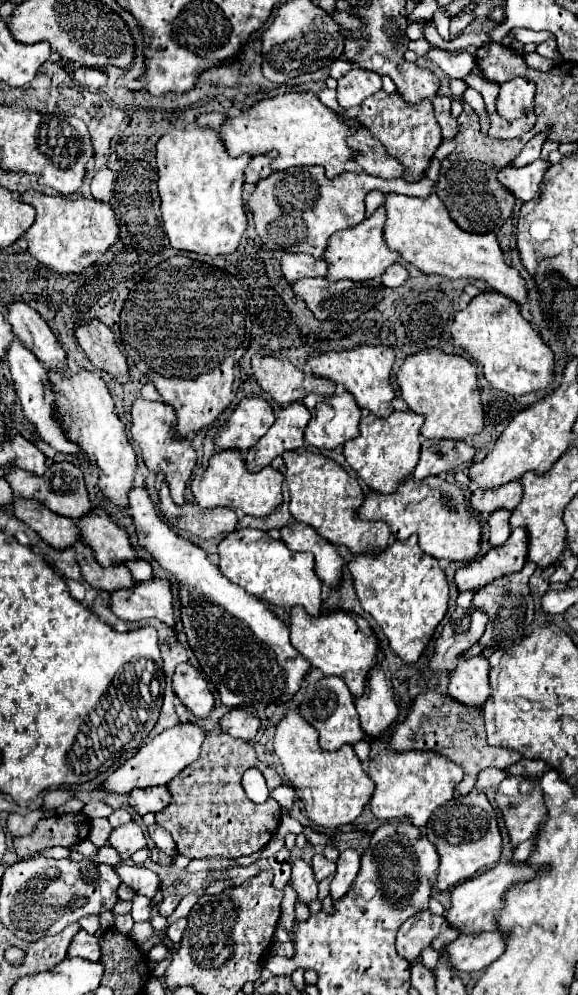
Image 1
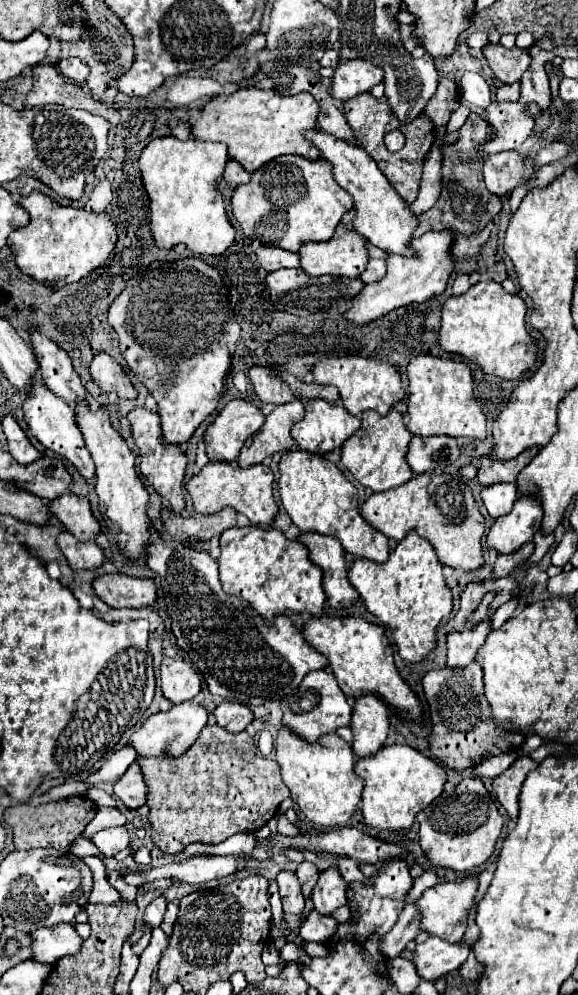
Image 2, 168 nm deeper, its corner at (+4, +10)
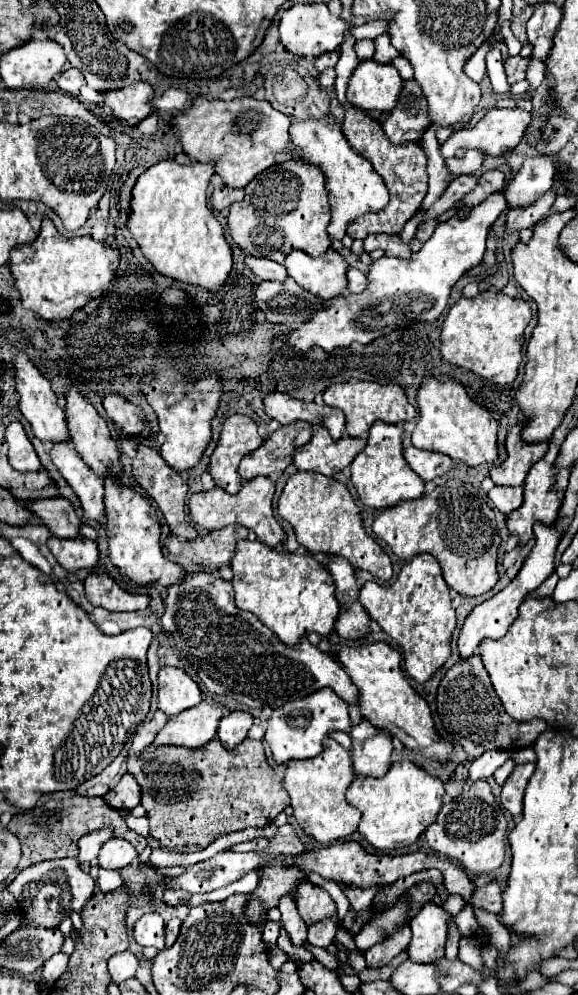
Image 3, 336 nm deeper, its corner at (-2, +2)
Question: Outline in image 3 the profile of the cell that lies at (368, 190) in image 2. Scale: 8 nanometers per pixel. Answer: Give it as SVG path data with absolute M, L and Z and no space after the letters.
M332 117L306 119L306 121L294 119L290 127L290 139L292 139L292 145L296 145L296 149L302 151L300 159L312 165L318 165L328 179L328 195L330 195L330 205L332 205L332 221L328 225L328 233L332 239L334 237L342 239L348 223L354 221L356 217L378 213L380 209L388 205L390 195L384 185L384 179L372 169L370 161L364 159L348 143L340 125Z

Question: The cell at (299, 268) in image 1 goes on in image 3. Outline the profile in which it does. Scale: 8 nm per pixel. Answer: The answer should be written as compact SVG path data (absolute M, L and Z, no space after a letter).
M248 255L246 257L246 265L252 269L252 273L256 277L260 277L262 281L270 281L270 279L276 279L276 281L284 281L288 277L284 265L276 263L276 261L270 261L270 259L262 259L262 257L252 257Z

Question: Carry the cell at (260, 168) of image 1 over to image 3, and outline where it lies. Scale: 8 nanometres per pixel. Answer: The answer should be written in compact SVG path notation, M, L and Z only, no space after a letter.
M226 185L216 187L212 193L212 209L214 211L222 211L226 207L230 207L236 201L244 199L244 189L226 189Z

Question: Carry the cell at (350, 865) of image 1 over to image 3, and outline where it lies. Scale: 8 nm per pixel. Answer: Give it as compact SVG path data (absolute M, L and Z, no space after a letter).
M330 917L330 919L322 919L314 925L310 925L308 929L308 941L316 947L328 947L334 937L336 937L336 925L338 925L338 919L336 917Z

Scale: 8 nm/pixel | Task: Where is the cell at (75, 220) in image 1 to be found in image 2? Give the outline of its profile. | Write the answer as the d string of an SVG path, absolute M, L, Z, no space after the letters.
M38 191L22 197L20 205L30 213L30 223L10 233L14 261L24 275L42 281L54 289L62 289L102 267L116 247L116 227L106 213L90 213L86 209L60 207L48 195Z

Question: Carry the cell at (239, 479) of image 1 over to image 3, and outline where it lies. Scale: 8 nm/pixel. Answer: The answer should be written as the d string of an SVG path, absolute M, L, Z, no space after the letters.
M256 477L254 481L246 481L242 485L240 493L236 493L236 495L224 493L224 489L218 489L218 487L192 495L188 501L188 509L190 509L190 517L192 517L194 525L200 525L208 531L222 529L232 523L244 525L244 527L252 529L262 543L266 543L268 547L276 547L278 543L282 543L286 539L286 533L280 527L280 523L274 519L272 497L274 497L274 483L268 477Z

